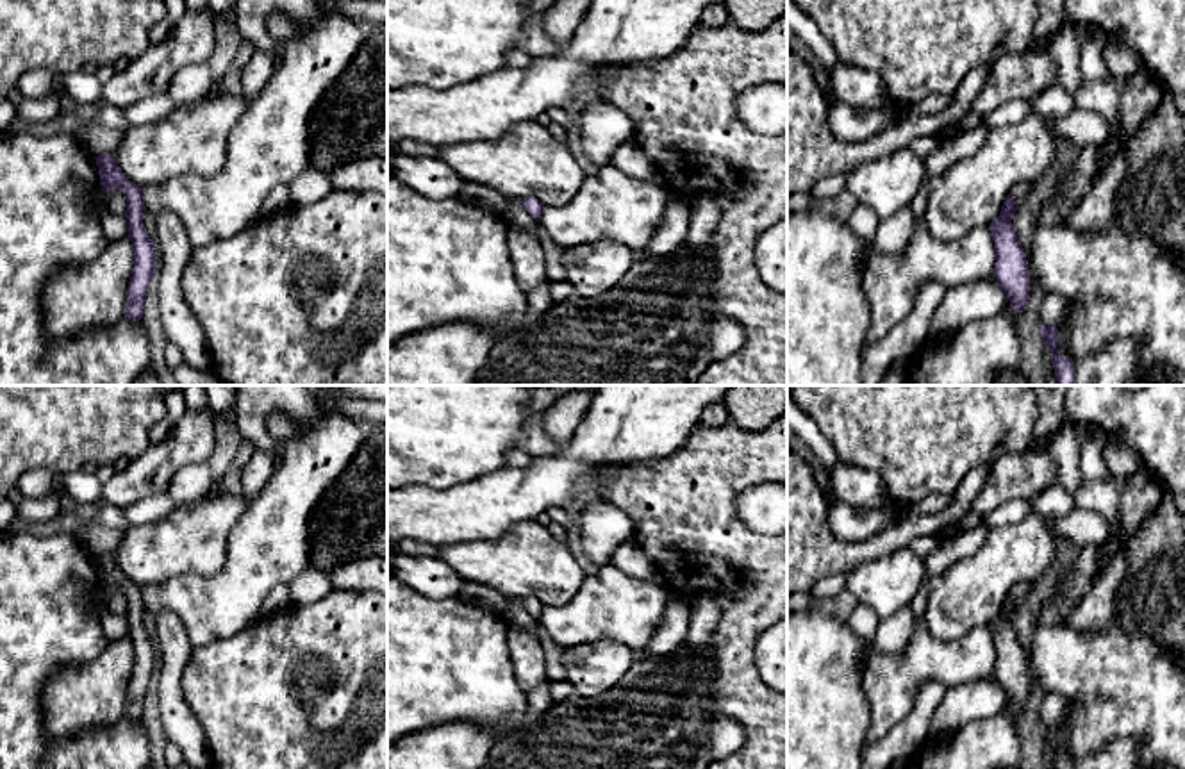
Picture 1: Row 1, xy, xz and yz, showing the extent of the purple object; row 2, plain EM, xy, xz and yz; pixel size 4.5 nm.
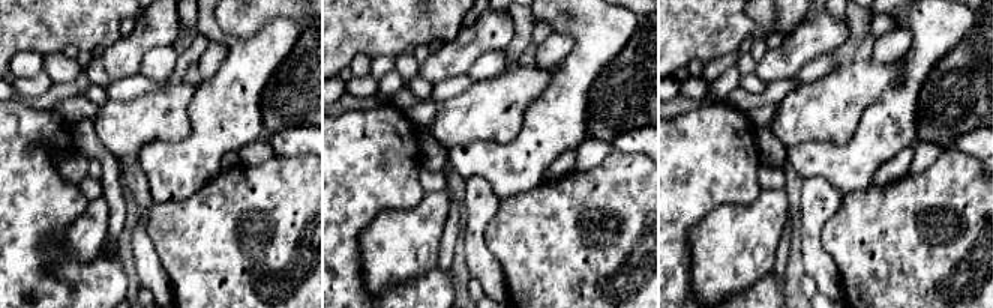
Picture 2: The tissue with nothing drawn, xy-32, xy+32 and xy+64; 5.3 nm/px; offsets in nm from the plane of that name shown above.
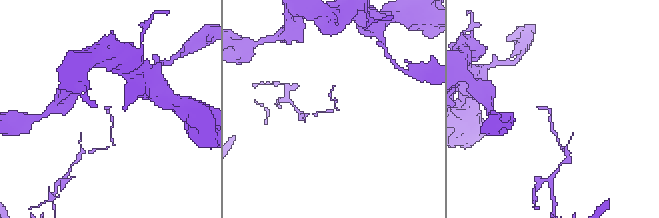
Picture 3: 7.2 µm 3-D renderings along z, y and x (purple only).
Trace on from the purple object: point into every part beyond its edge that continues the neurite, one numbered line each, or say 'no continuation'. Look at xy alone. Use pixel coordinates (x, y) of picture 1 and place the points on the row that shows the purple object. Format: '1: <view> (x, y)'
no continuation

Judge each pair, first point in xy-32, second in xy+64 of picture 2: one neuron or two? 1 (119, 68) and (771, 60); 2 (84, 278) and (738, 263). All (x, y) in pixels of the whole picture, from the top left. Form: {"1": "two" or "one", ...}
{"1": "one", "2": "two"}

